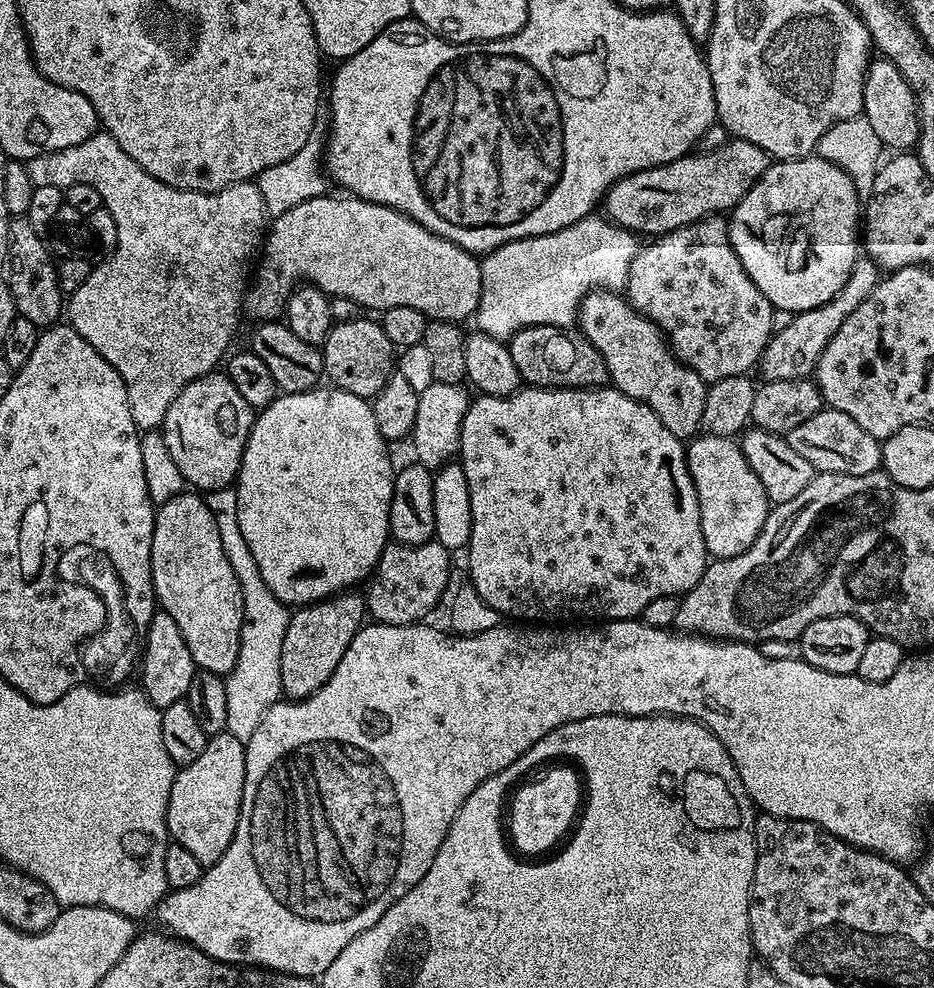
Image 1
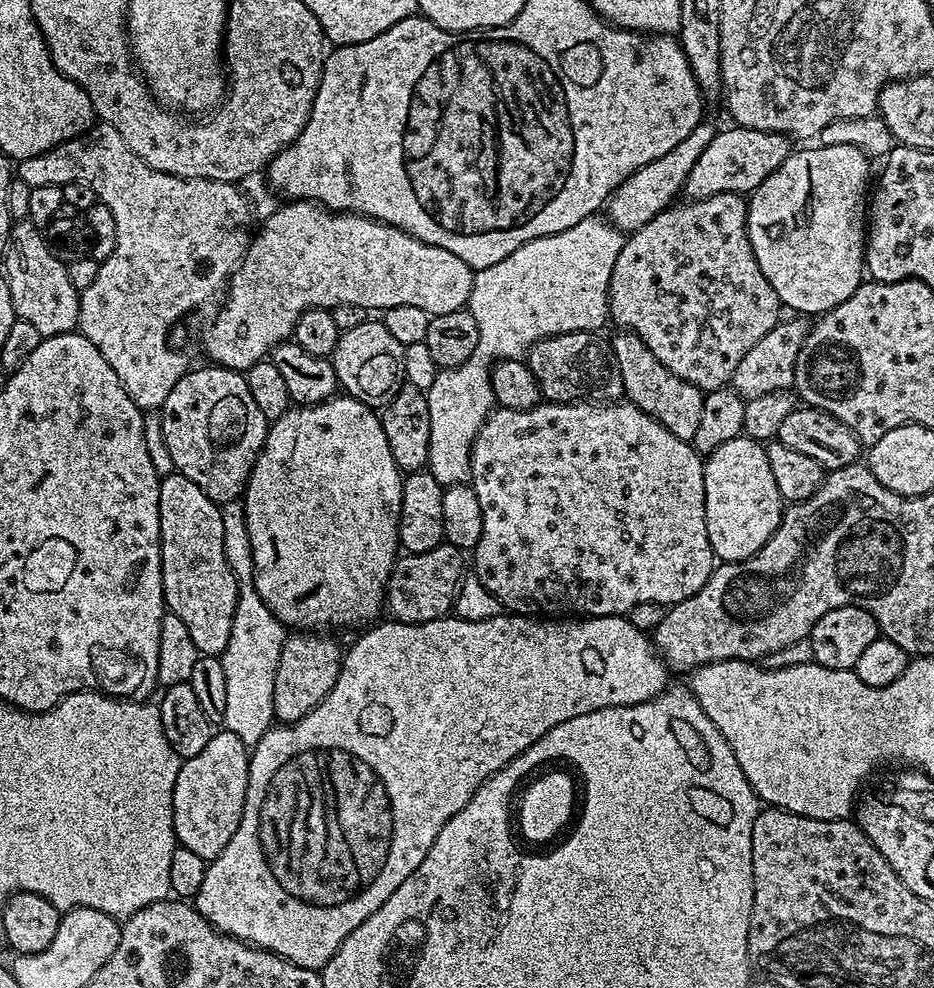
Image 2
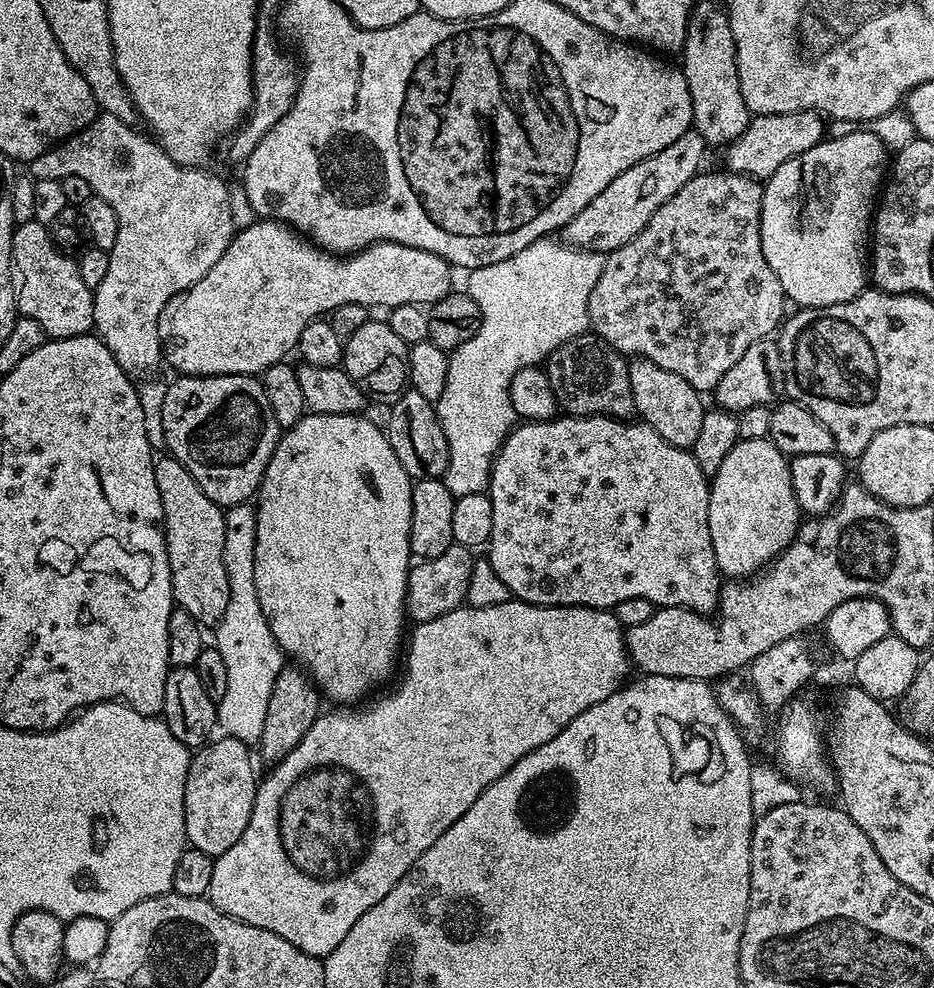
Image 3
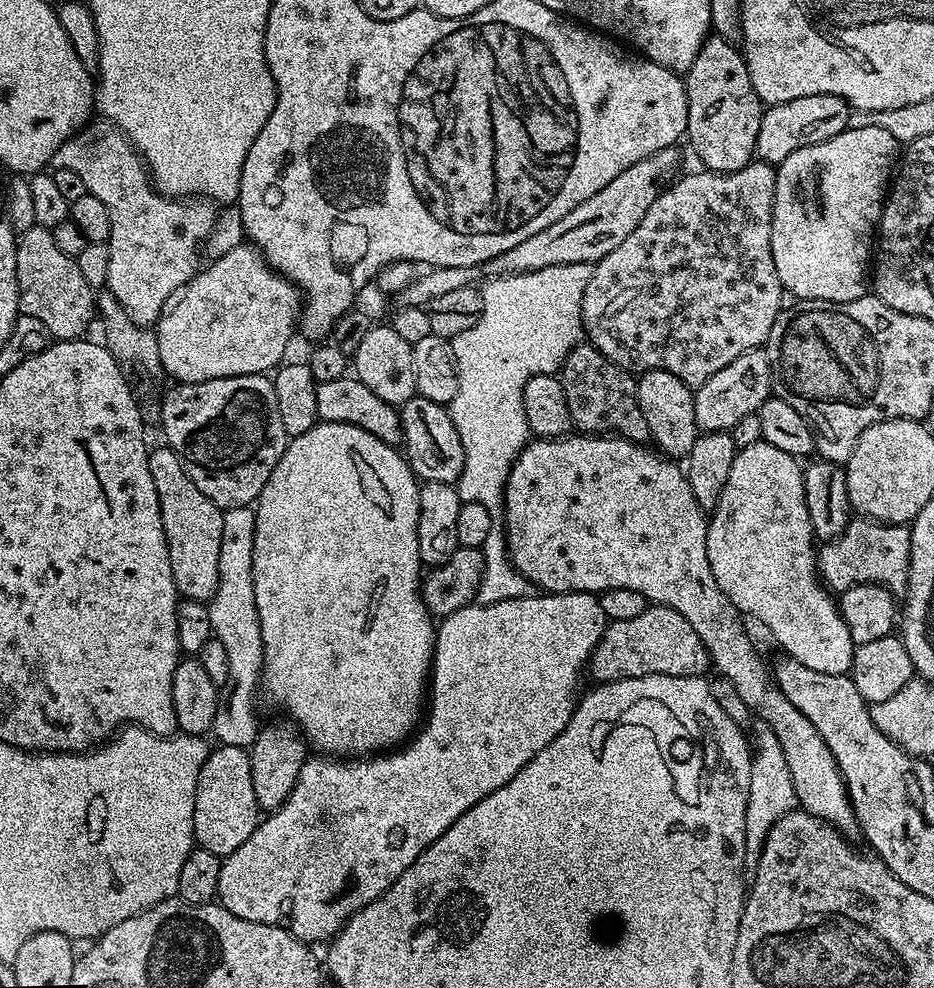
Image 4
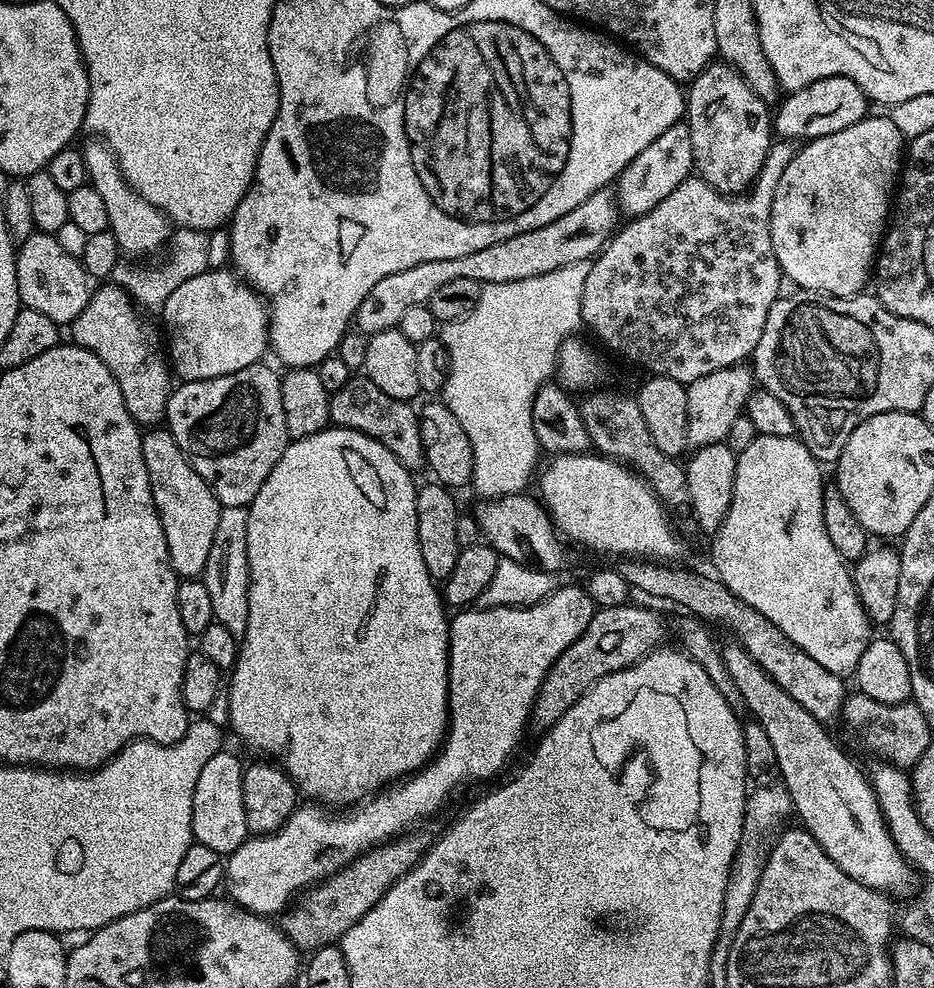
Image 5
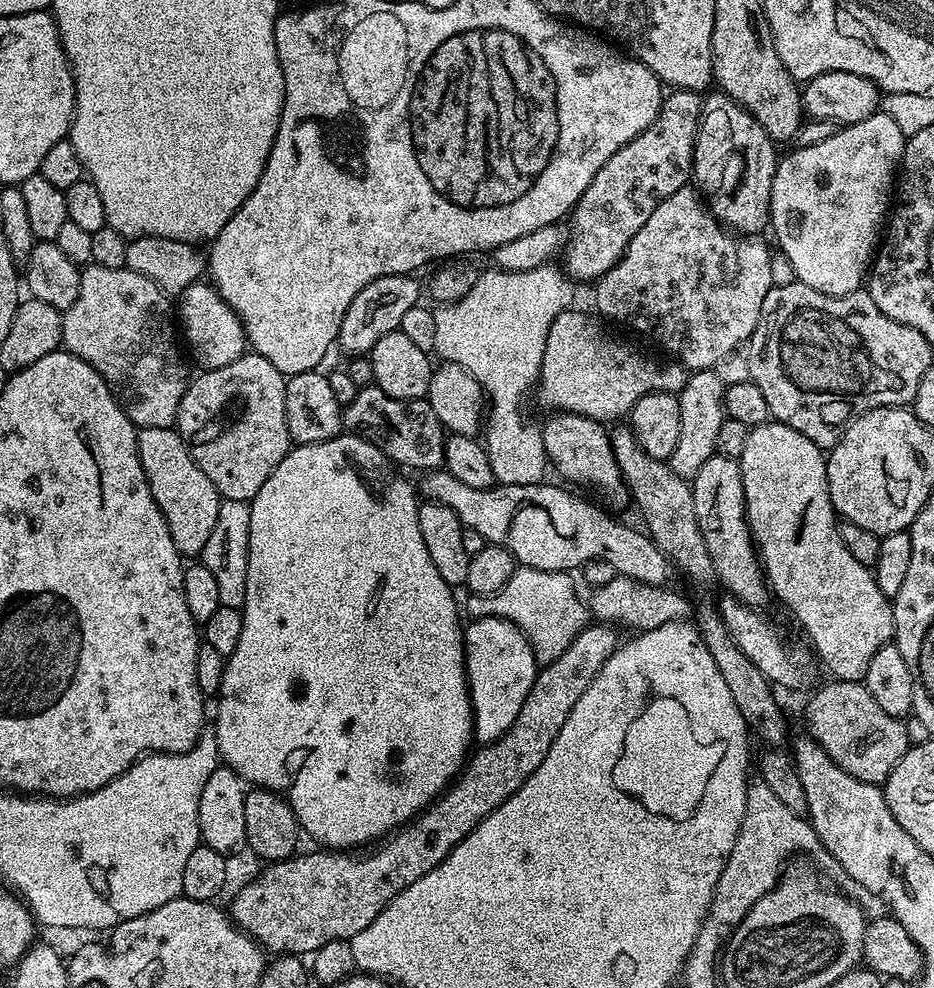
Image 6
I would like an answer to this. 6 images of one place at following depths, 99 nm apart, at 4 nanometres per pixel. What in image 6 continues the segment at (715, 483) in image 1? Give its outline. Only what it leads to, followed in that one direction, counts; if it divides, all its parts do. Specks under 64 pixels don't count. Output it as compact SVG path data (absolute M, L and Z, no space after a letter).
M769 422L755 425L749 431L746 450L742 450L739 461L748 528L752 532L771 595L775 599L777 596L784 603L785 610L800 623L819 663L824 663L835 679L863 681L870 658L874 658L880 647L893 639L892 600L878 590L873 569L857 562L842 543L838 517L828 493L825 453L817 444L810 442L806 434L798 434L798 430L790 430L790 426L785 424Z

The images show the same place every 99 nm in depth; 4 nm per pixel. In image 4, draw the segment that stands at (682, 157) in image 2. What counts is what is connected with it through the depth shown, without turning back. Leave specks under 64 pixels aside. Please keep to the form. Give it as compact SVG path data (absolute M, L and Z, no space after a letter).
M657 153L622 170L622 174L614 178L614 182L602 186L598 194L574 206L574 210L570 210L566 218L558 218L558 222L546 226L546 230L538 230L538 234L530 234L530 238L518 242L518 246L490 257L482 264L485 277L520 276L524 272L563 264L591 265L610 254L610 250L614 250L614 246L618 246L626 238L626 234L630 234L630 230L634 230L634 226L642 222L642 214L646 214L646 210L650 210L650 206L656 201L656 182L676 164L674 159L666 157L665 153Z

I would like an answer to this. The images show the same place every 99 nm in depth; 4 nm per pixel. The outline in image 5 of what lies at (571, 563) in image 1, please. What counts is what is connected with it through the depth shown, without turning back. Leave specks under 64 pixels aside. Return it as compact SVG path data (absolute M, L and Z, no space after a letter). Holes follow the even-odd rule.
M562 452L551 457L552 460L539 473L540 476L540 492L538 491L539 499L542 501L545 508L548 510L549 516L552 518L552 523L559 535L565 541L573 540L576 544L581 544L584 548L589 548L592 552L597 552L600 556L624 556L620 558L639 558L642 560L650 560L653 562L680 562L684 556L684 544L676 537L676 532L672 529L672 524L668 521L669 513L666 511L665 505L661 504L660 497L652 491L649 484L644 481L642 476L637 472L633 472L627 464L620 463L619 460L609 460L606 456L587 452ZM729 642L728 645L723 645L722 653L726 670L729 671L734 685L742 692L751 719L765 728L766 735L774 746L778 776L790 794L795 815L800 815L799 823L847 876L862 882L868 888L875 888L876 891L891 894L893 897L906 895L918 876L896 848L888 823L880 812L878 798L866 779L866 772L836 745L835 738L824 729L827 727L821 721L815 720L809 712L802 710L802 706L798 706L798 702L794 702L794 698L790 698L790 694L786 694L786 690L782 690L782 686L778 686L778 682L774 682L774 678L770 678L770 674L766 674L766 670L762 670L758 662L754 662L754 658L750 658L743 646Z

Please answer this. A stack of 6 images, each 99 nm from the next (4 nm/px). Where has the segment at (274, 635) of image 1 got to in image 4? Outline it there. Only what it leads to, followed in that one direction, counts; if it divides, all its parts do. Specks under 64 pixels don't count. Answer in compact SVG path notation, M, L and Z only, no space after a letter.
M249 506L246 508L223 509L222 538L218 546L218 584L216 592L212 595L208 604L210 614L210 626L213 637L226 646L226 655L230 658L230 689L232 693L226 696L226 706L217 712L211 731L221 745L229 744L245 750L251 749L256 740L258 723L256 724L256 692L258 696L258 683L262 678L263 647L260 623L258 622L258 610L254 602L254 578L252 577L252 563L254 562L254 526L256 525L256 509Z

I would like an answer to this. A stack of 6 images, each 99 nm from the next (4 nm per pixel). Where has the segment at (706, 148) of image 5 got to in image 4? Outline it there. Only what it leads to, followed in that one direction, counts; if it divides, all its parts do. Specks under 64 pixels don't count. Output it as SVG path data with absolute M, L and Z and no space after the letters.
M709 35L688 68L686 87L686 140L692 143L701 165L709 172L737 172L752 163L766 105L754 90L745 53L733 41Z

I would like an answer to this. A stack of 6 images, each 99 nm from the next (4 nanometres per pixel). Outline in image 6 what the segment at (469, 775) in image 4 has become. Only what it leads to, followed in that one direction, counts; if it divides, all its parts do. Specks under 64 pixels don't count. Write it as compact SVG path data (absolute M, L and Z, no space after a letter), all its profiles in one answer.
M478 616L471 623L464 628L464 669L468 675L468 696L472 699L472 730L481 745L493 744L514 726L514 718L518 718L518 710L522 710L522 702L526 702L526 694L530 694L530 686L536 681L538 665L523 630L509 620Z

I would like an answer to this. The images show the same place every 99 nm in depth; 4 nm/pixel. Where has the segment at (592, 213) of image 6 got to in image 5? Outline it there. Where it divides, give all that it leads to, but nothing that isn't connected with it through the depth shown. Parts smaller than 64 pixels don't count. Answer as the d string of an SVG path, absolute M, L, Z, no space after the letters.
M681 122L670 126L666 134L658 134L638 158L631 160L614 181L614 199L617 209L625 212L625 217L635 218L654 210L670 190L674 190L689 176L693 175L694 161L692 158L692 131L687 123Z

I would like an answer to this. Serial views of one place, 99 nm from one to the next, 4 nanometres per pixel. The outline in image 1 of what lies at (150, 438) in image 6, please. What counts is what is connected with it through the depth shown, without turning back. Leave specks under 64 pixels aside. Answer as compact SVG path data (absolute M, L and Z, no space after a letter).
M185 490L156 508L150 570L157 605L163 612L170 614L178 630L182 630L182 638L186 638L190 658L194 658L197 669L227 677L228 672L234 670L234 662L238 662L244 603L238 578L234 578L234 569L230 562L226 562L226 550L222 550L222 538L218 534L214 514L210 514L210 506L203 495Z

